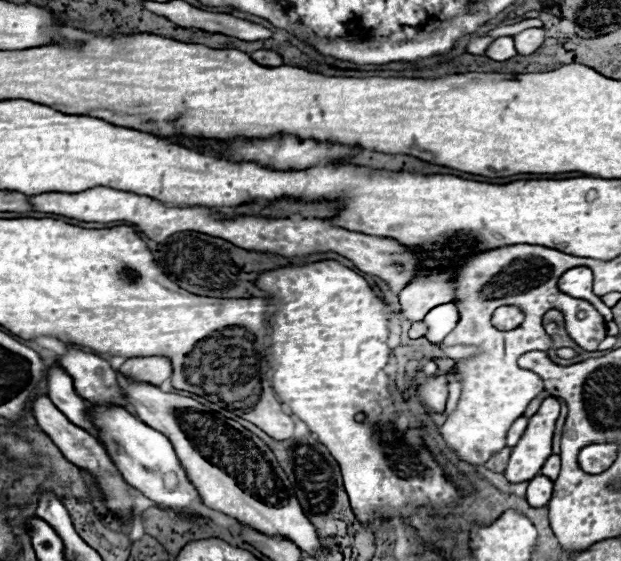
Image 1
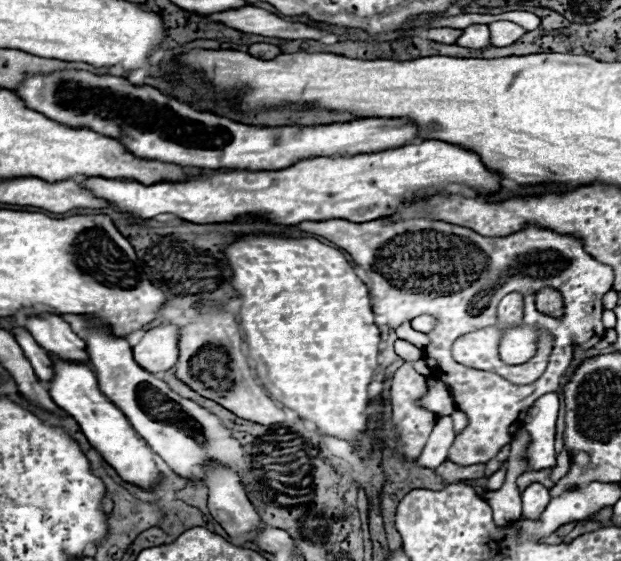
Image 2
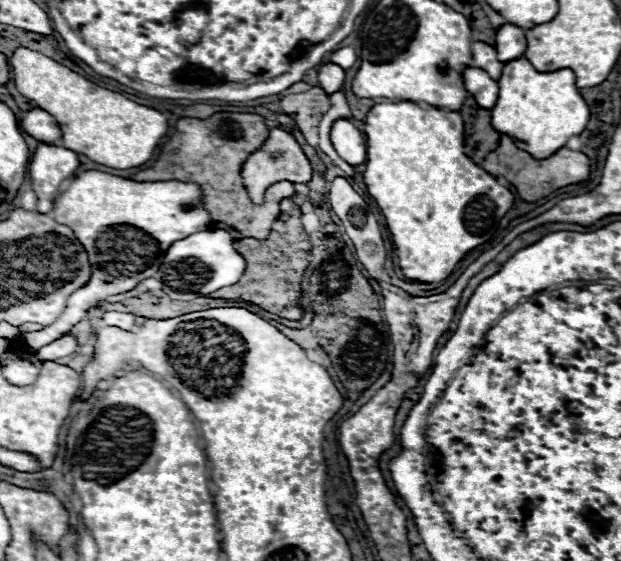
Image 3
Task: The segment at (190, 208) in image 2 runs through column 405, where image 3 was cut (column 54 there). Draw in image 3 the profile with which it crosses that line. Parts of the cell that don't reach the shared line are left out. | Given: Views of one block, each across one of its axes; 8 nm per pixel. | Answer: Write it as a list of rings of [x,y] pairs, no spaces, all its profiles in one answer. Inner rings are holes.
[[[38,144],[30,162],[32,190],[38,196],[38,212],[50,212],[60,194],[60,184],[78,168],[78,154],[52,144]]]

